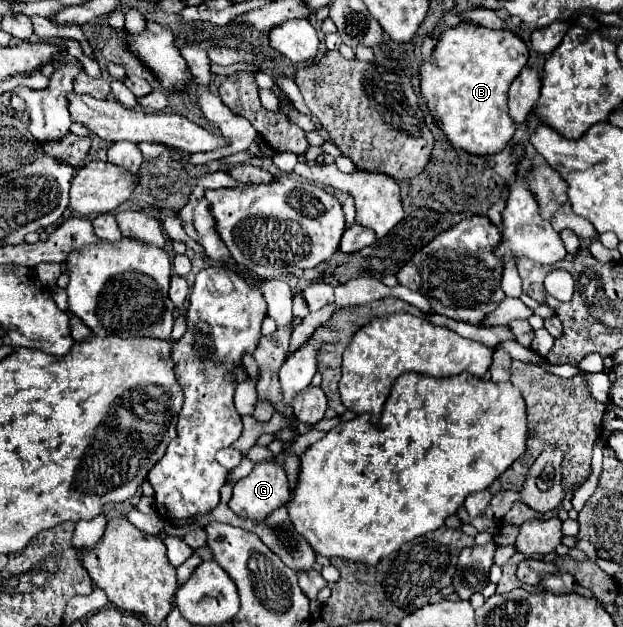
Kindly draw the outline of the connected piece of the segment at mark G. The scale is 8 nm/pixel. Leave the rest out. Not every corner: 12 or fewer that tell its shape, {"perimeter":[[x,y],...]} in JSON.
{"perimeter":[[256,462],[234,486],[232,512],[264,520],[288,504],[286,472]]}

